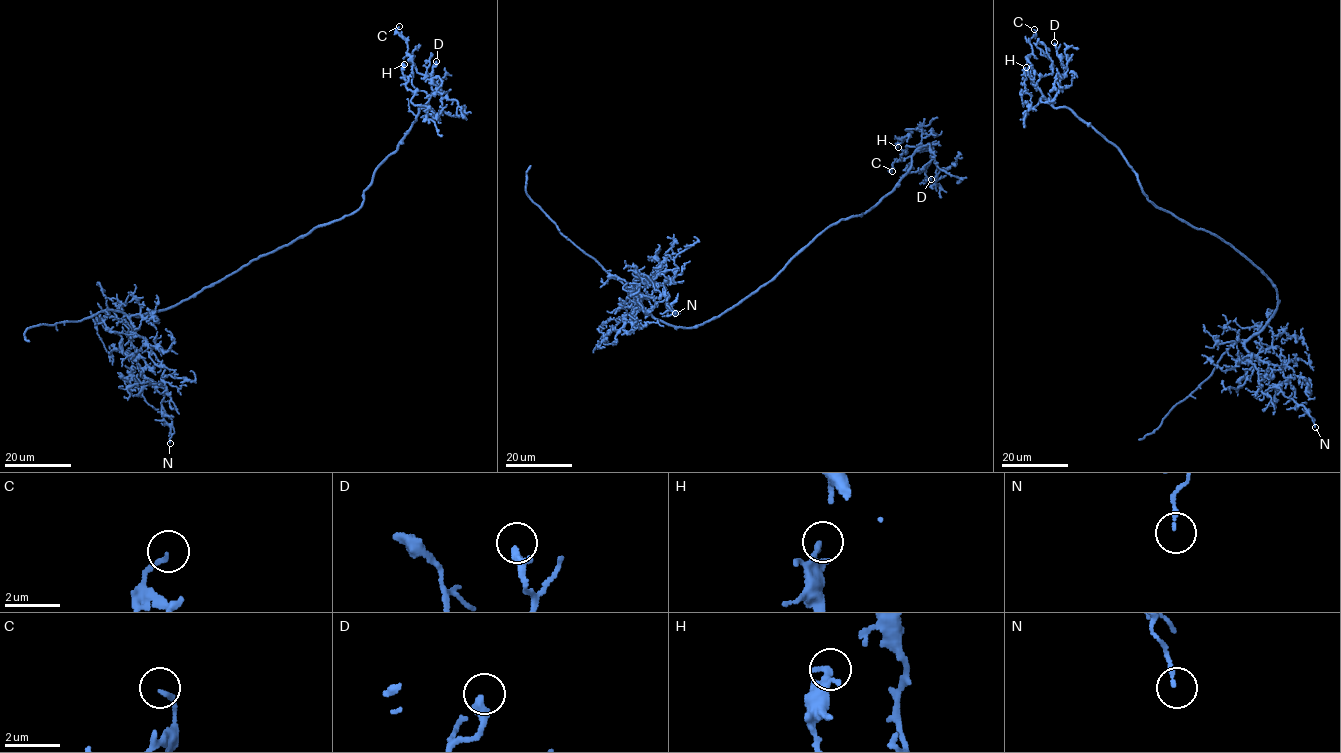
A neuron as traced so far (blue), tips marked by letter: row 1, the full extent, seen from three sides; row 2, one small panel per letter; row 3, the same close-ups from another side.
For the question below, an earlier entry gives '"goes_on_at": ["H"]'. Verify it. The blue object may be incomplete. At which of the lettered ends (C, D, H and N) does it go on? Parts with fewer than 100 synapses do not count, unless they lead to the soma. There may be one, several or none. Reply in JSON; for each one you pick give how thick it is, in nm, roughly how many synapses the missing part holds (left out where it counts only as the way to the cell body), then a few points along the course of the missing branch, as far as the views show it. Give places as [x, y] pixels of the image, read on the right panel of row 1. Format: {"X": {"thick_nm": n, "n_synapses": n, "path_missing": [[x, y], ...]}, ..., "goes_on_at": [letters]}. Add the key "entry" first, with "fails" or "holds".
{"entry": "fails", "goes_on_at": []}

